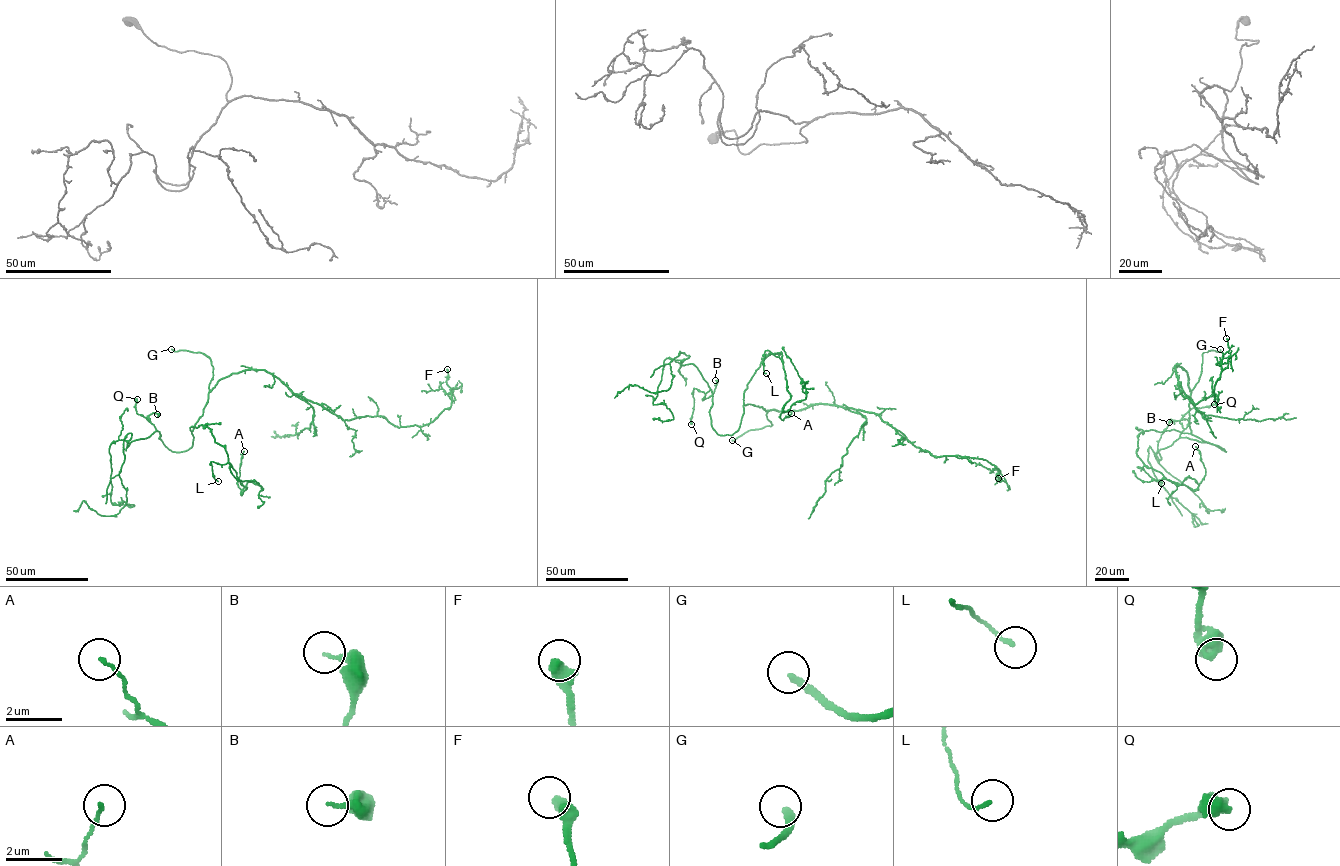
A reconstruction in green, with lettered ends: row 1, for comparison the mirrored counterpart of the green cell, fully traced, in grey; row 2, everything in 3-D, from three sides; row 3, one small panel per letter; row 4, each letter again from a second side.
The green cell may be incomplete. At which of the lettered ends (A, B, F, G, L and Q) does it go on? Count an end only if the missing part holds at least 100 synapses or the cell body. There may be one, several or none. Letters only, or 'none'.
G

